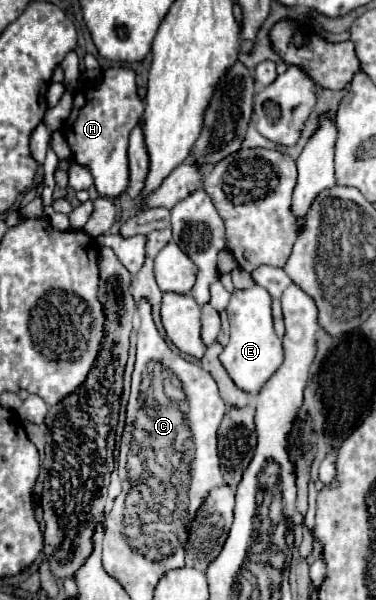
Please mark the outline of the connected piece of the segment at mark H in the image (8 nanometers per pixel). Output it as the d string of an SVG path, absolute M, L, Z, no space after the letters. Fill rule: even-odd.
M109 67L99 81L91 87L81 87L73 95L71 115L61 131L67 135L73 159L91 171L95 187L103 197L113 199L127 189L127 141L131 129L141 121L143 107L145 103L137 93L137 75L129 67Z

